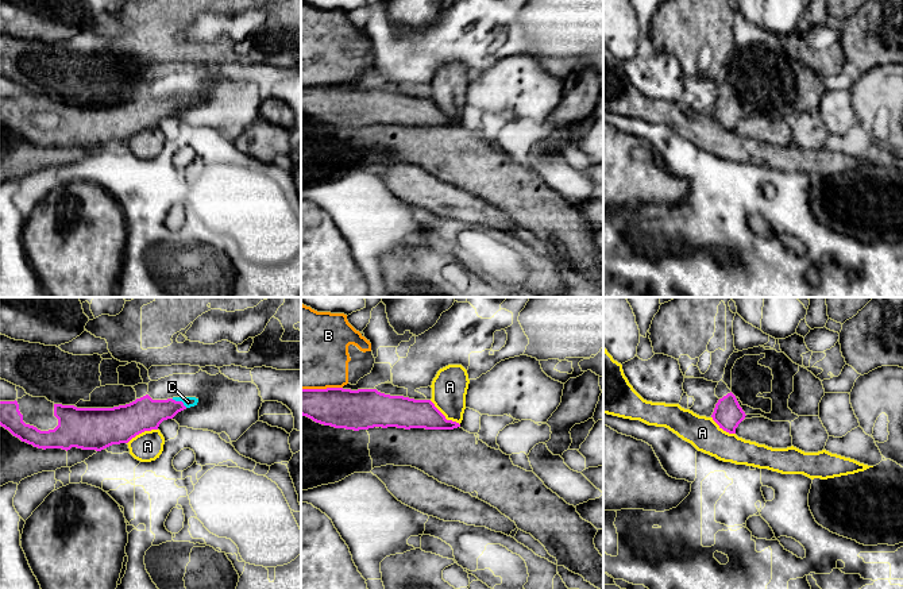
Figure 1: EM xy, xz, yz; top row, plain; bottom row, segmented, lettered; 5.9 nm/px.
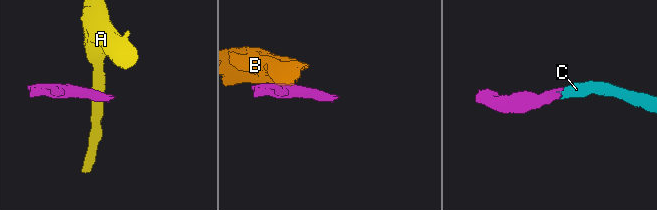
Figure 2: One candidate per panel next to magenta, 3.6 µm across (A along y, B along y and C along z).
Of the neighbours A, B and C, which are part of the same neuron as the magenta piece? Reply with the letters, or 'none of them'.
C

